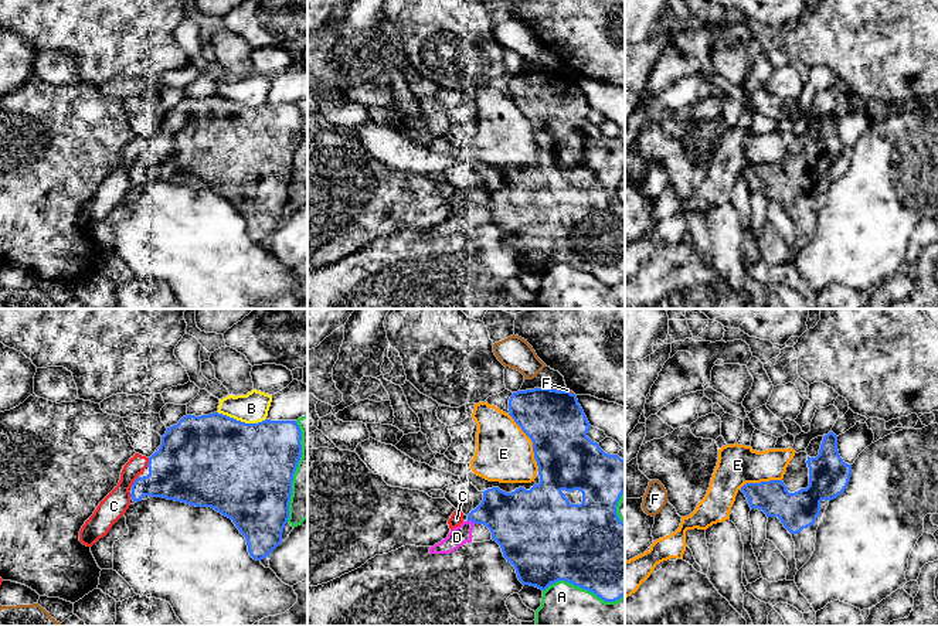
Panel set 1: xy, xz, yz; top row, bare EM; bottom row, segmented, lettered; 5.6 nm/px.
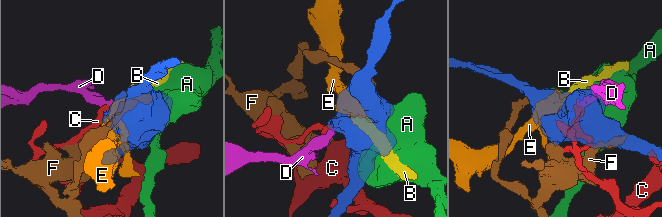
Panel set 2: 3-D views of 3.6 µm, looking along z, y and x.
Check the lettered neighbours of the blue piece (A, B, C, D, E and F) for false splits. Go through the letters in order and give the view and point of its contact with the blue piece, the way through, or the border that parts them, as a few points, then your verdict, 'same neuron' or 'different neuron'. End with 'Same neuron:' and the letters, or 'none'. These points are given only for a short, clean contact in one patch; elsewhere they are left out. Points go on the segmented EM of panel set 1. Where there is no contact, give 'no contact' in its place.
A: meets blue in xz at (584, 588); different neuron
B: meets blue in xy at (240, 421); border along xy (217, 411), (245, 422), (261, 422), (265, 419); different neuron
C: meets blue in xy at (133, 482); different neuron
D: meets blue in xz at (472, 521); different neuron
E: meets blue in xz at (532, 441); different neuron
F: meets blue in xz at (568, 391); border along xz (566, 390), (573, 394); different neuron
Same neuron: none

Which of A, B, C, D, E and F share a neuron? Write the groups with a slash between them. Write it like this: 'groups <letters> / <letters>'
groups A / B E / C / D / F

